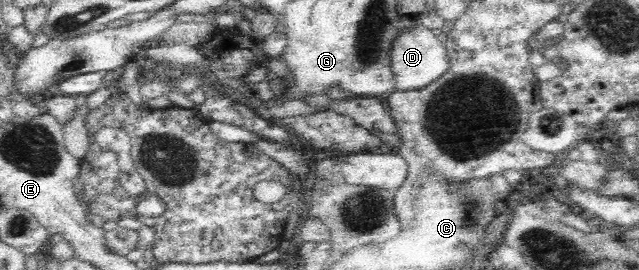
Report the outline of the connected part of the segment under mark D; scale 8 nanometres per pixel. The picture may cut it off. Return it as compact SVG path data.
M415 22L407 28L399 30L397 36L391 42L389 59L391 69L396 80L395 89L400 91L423 88L426 84L439 79L447 70L449 70L448 52L444 44L437 40L433 32Z

